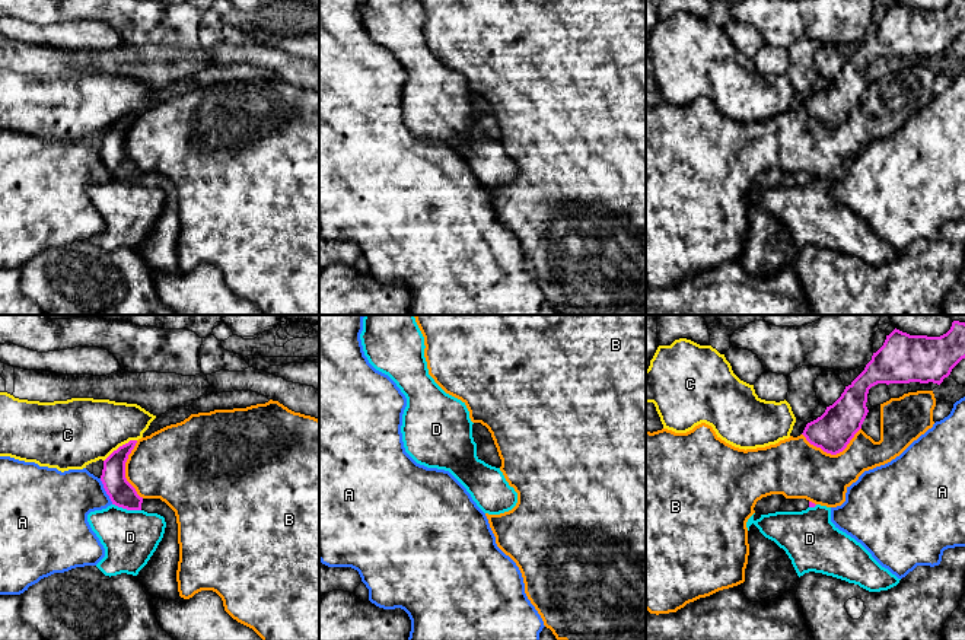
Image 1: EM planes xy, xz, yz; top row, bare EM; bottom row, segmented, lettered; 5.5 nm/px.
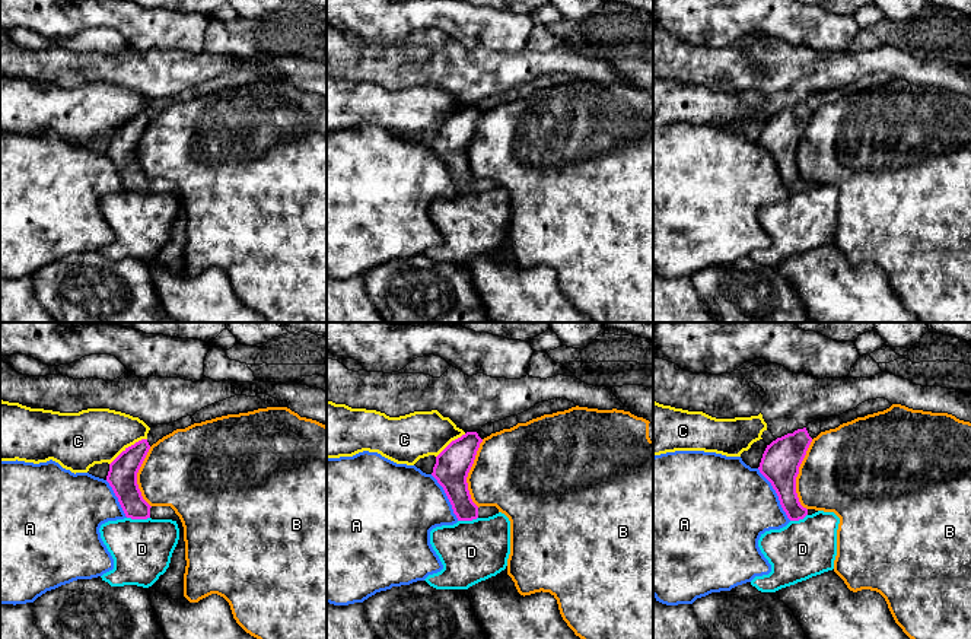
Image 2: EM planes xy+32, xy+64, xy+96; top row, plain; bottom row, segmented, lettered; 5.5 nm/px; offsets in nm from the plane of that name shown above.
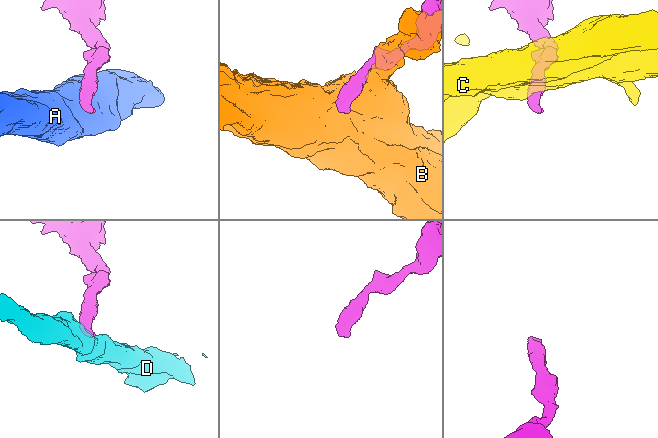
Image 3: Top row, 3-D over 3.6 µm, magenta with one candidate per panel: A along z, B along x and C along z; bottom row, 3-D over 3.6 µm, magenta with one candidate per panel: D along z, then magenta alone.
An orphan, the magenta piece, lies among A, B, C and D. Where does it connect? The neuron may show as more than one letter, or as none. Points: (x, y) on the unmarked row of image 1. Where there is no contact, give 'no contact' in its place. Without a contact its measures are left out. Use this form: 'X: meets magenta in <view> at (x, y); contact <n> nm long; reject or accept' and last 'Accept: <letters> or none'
A: meets magenta in xy at (105, 164); contact 160 nm long; reject
B: meets magenta in yz at (833, 127); contact 340 nm long; reject
C: meets magenta in xy at (120, 120); contact 220 nm long; reject
D: meets magenta in xy at (127, 182); contact 170 nm long; reject
Accept: none

